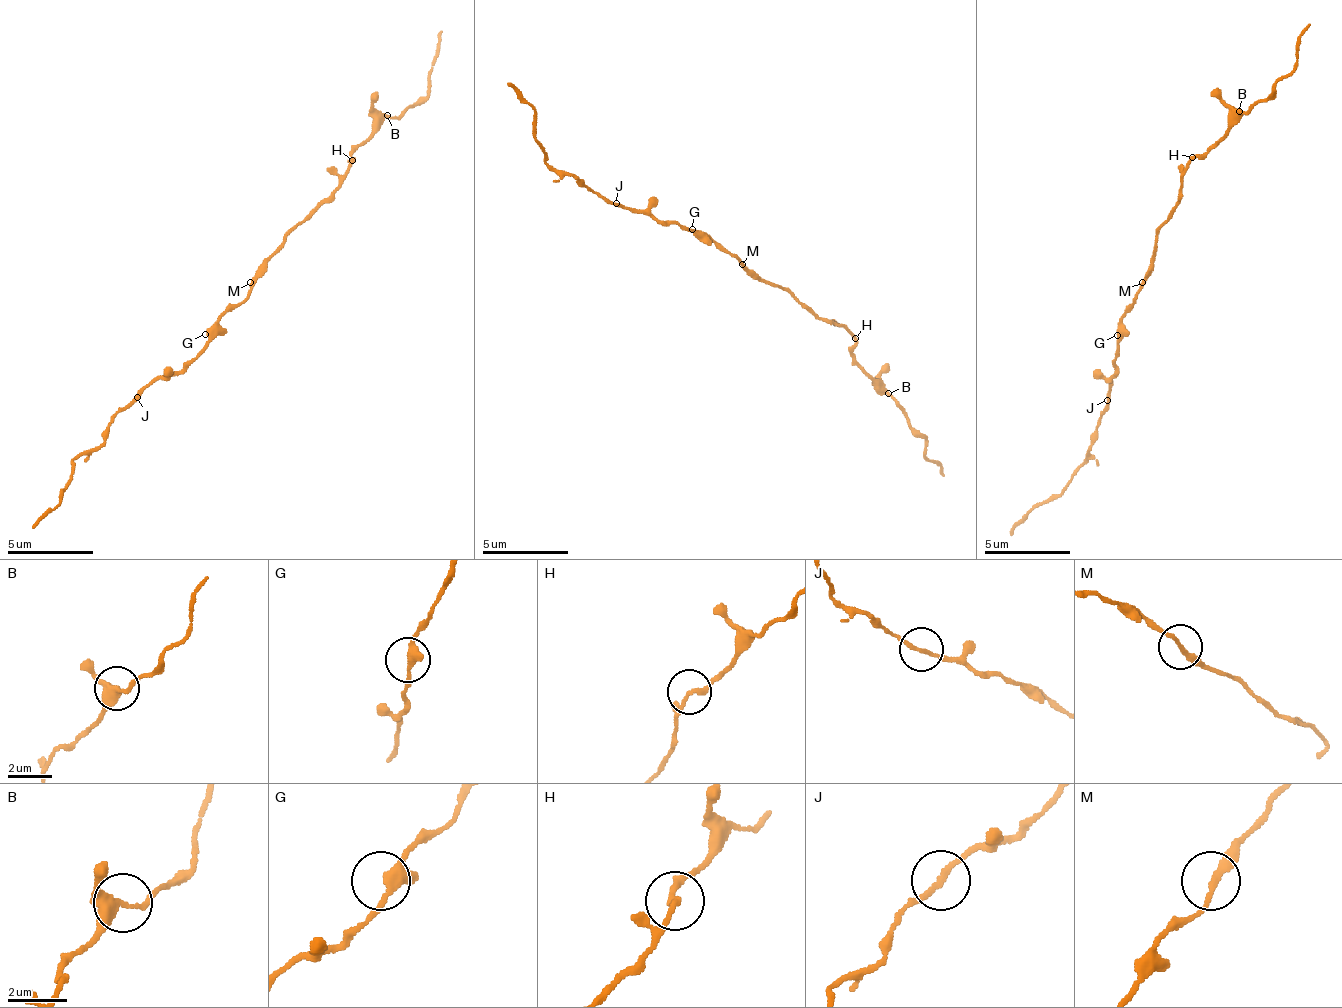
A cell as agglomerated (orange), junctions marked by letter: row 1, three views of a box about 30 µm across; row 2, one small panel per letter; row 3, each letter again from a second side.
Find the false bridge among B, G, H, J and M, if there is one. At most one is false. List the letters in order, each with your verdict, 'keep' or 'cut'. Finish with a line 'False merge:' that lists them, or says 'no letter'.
B: keep
G: keep
H: keep
J: keep
M: keep
False merge: no letter

